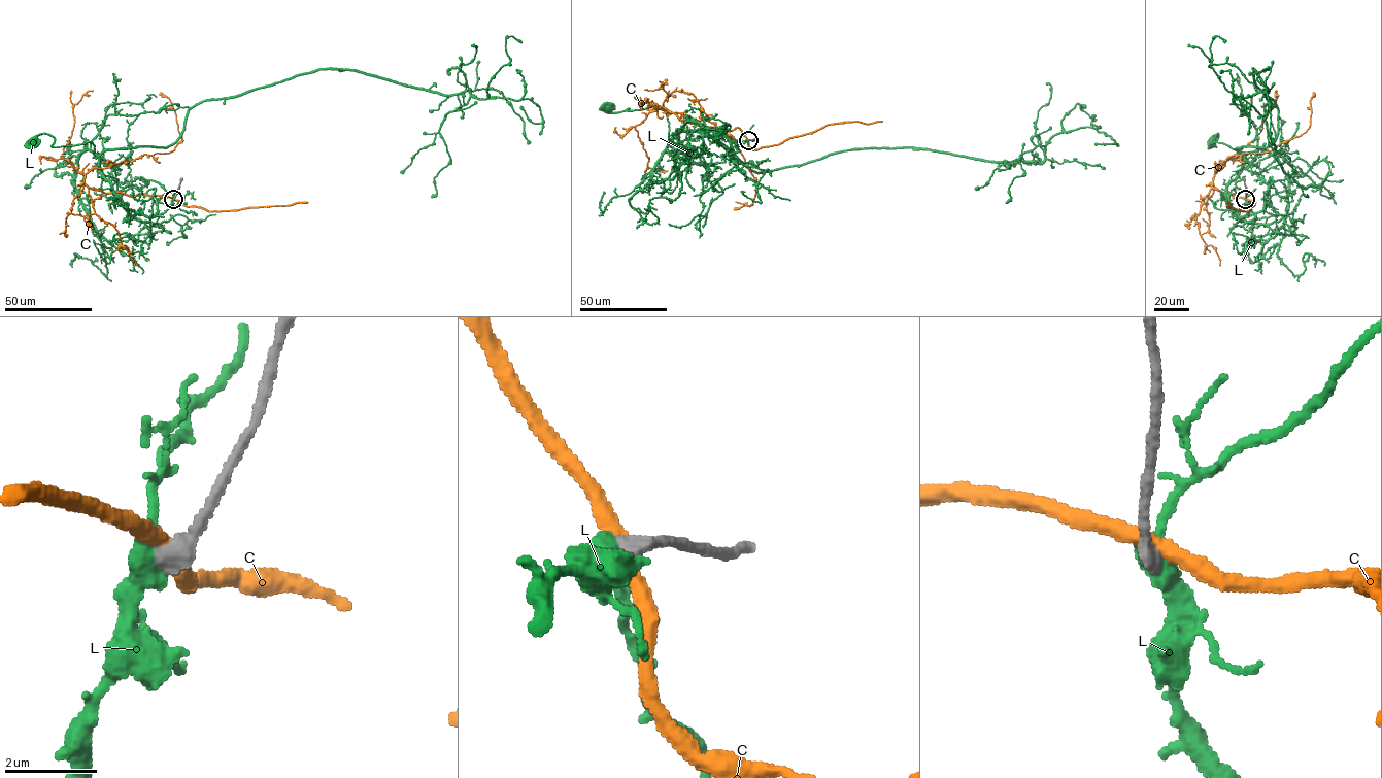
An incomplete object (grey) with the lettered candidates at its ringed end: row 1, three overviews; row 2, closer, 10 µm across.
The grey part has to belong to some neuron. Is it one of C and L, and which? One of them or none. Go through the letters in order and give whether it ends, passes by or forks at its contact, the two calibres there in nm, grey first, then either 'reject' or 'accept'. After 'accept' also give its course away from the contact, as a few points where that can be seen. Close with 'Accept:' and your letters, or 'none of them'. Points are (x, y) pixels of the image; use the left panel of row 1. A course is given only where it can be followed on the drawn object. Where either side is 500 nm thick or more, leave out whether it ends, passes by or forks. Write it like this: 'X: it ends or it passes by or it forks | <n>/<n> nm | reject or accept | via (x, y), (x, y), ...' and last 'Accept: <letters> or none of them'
C: it passes by | 420/360 nm | reject
L: it passes by | 400/460 nm | reject
Accept: none of them

